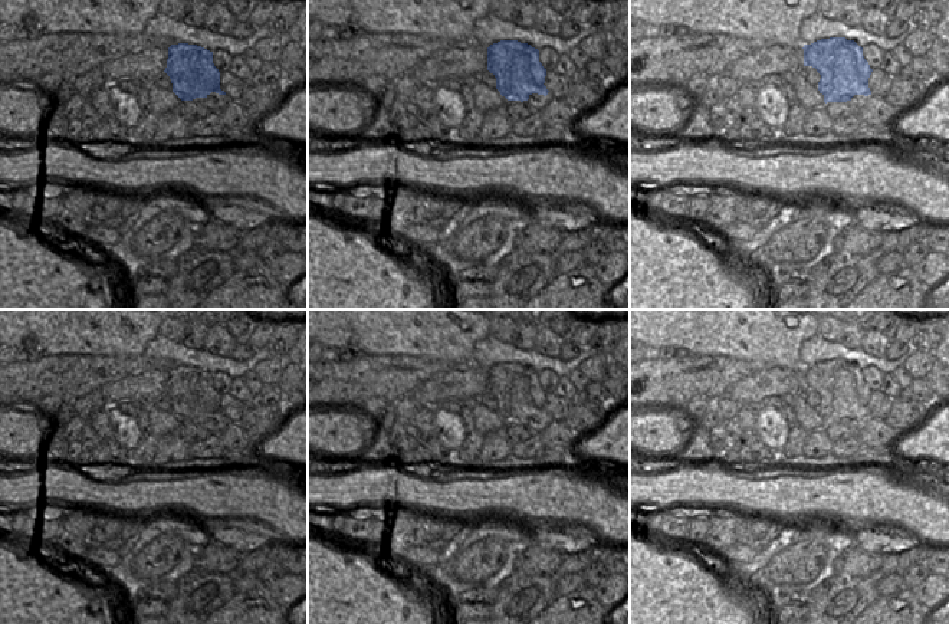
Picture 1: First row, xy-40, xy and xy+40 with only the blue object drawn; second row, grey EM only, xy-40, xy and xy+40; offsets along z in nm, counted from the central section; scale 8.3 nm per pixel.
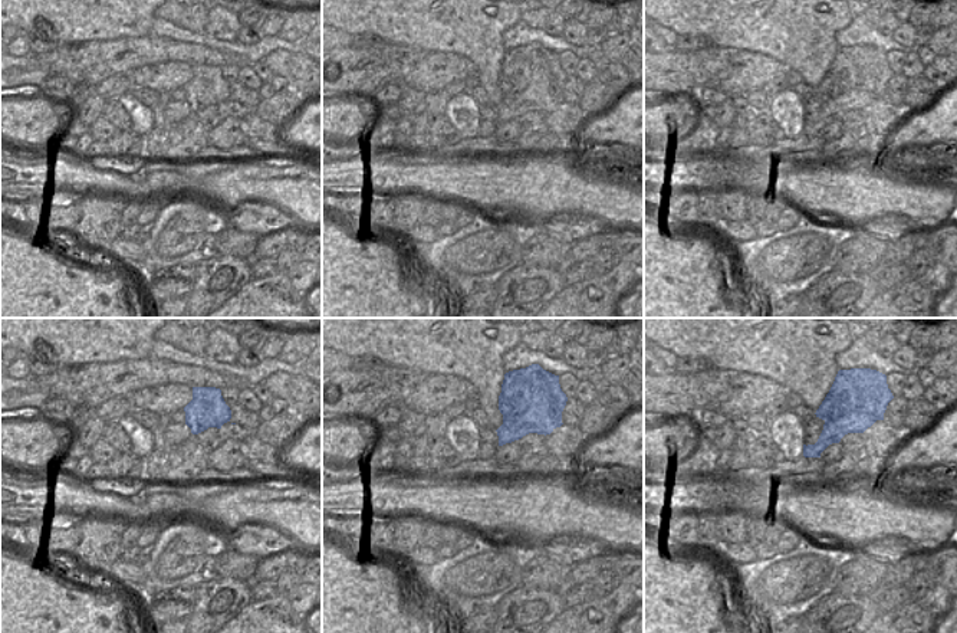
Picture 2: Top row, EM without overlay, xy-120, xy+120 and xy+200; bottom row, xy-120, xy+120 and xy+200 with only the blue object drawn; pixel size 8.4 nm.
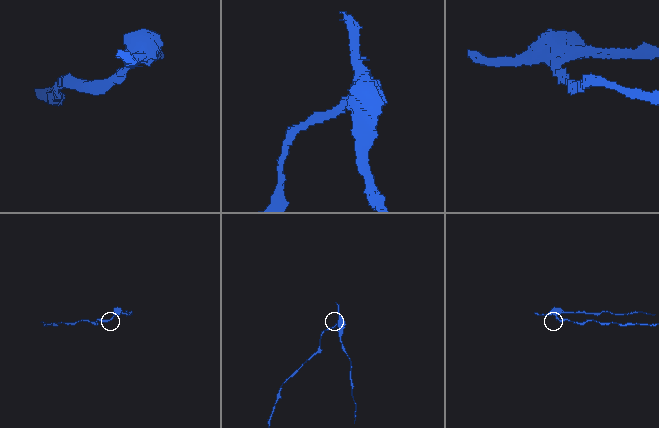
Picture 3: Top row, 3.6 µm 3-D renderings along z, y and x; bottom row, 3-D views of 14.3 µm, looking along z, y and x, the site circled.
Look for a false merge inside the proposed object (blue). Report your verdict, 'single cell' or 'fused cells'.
fused cells

